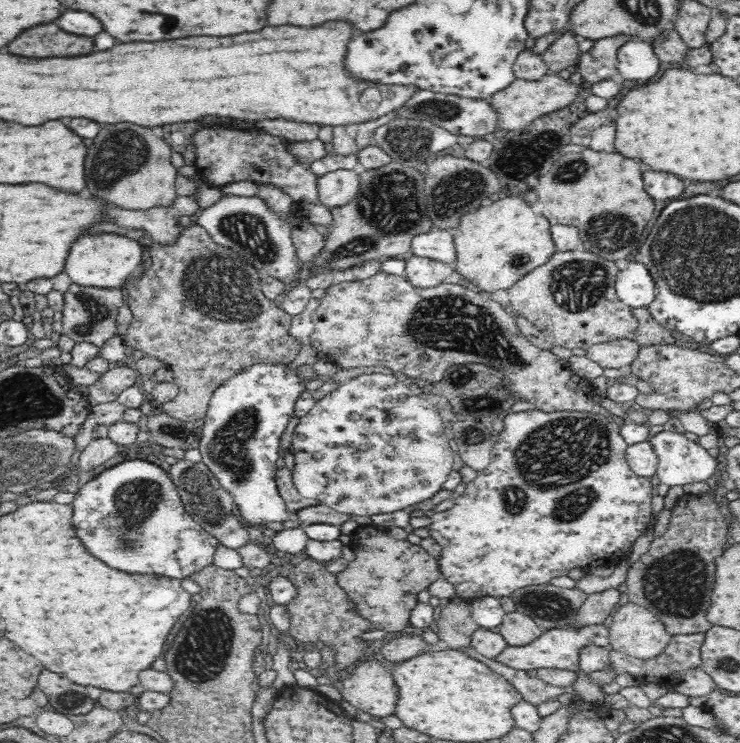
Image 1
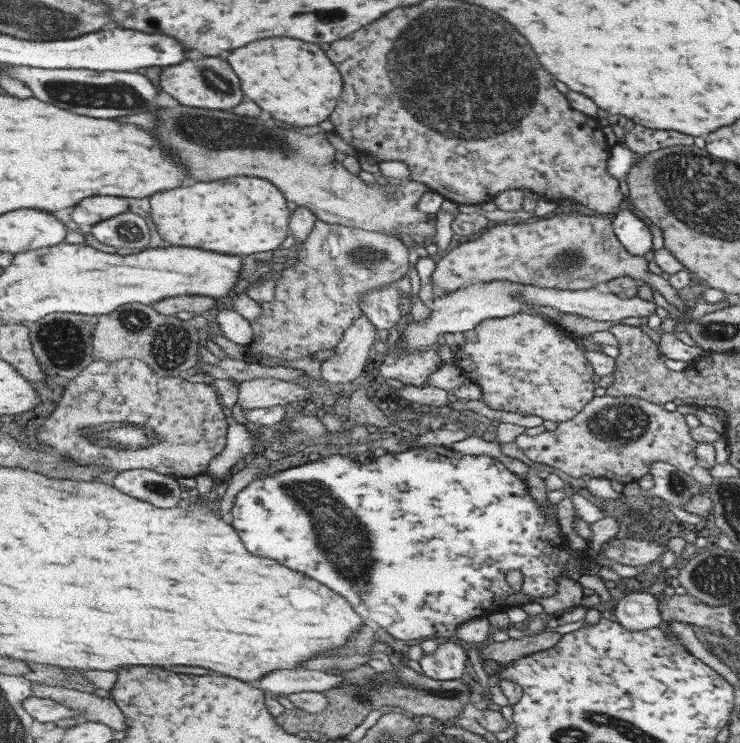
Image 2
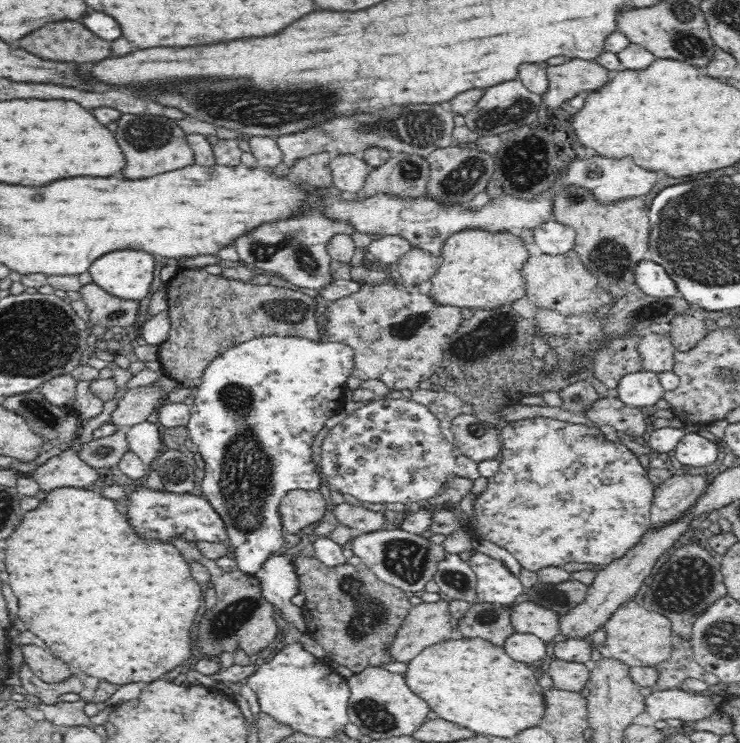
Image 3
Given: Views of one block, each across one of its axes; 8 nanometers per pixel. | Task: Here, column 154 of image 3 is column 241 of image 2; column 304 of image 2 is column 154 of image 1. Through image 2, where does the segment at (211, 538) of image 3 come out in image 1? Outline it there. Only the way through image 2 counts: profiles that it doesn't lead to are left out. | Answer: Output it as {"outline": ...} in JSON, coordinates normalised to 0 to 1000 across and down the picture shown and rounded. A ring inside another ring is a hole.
{"outline":[[[170,619],[142,633],[108,654],[97,680],[100,708],[114,735],[127,748],[141,754],[146,762],[154,762],[159,767],[189,770],[189,773],[208,770],[208,773],[247,779],[277,762],[286,760],[291,743],[297,736],[296,728],[285,723],[254,692],[239,655],[227,638],[203,620]]]}

